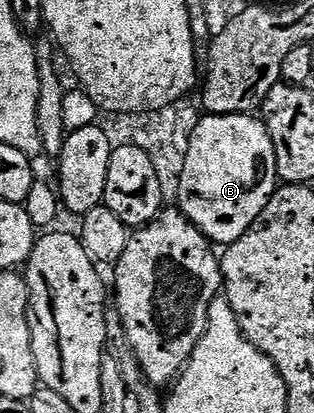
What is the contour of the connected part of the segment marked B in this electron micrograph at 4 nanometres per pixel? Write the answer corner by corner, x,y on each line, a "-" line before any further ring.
203,114
184,159
177,206
206,234
211,244
234,243
260,217
279,186
276,149
265,123
253,114

